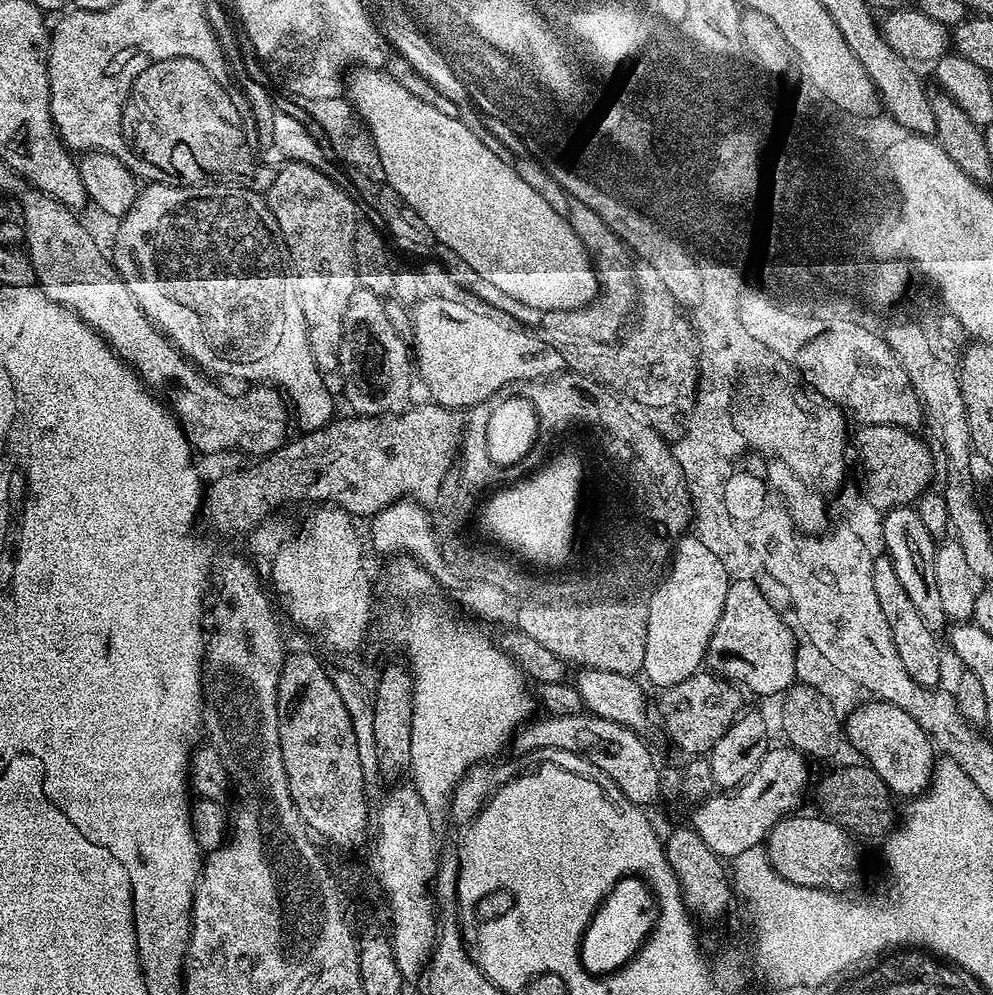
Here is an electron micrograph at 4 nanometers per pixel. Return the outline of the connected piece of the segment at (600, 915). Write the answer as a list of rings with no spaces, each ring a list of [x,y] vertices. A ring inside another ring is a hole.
[[[637,879],[624,881],[606,898],[591,919],[590,931],[581,951],[586,970],[601,976],[611,975],[617,969],[623,968],[640,951],[641,945],[655,928],[657,917],[656,905],[648,899],[644,885]]]

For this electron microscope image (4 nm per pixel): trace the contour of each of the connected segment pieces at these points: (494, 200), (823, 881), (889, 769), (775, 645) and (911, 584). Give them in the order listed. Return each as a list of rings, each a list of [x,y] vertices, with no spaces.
[[[361,67],[359,70],[353,71],[352,74],[352,81],[349,84],[347,81],[346,84],[346,96],[348,92],[349,97],[347,96],[347,99],[350,101],[351,107],[357,117],[363,120],[364,127],[367,128],[369,136],[372,137],[372,145],[378,150],[378,158],[382,162],[382,170],[384,171],[384,180],[397,192],[405,204],[412,207],[417,212],[418,217],[422,218],[422,222],[432,232],[431,239],[433,241],[445,244],[458,259],[464,260],[465,266],[472,271],[473,277],[489,281],[491,285],[495,285],[497,290],[502,290],[510,298],[524,302],[527,306],[534,306],[542,313],[546,311],[584,310],[589,307],[598,295],[598,281],[592,257],[584,249],[584,243],[580,241],[578,234],[574,234],[570,222],[566,222],[566,218],[562,218],[562,214],[558,210],[554,210],[542,198],[542,195],[538,194],[538,191],[534,190],[529,183],[524,182],[509,161],[499,157],[487,143],[483,144],[458,117],[451,116],[453,114],[451,111],[444,108],[435,109],[429,103],[422,102],[422,99],[416,98],[405,87],[400,86],[395,81],[394,76],[387,71]]]
[[[800,815],[784,816],[770,830],[766,847],[773,870],[798,886],[843,893],[856,880],[856,867],[860,864],[857,841],[846,829],[838,827],[823,815]]]
[[[872,698],[867,702],[869,704],[861,703],[846,716],[847,743],[852,743],[864,755],[861,756],[863,763],[869,764],[874,774],[886,782],[893,797],[922,795],[931,782],[938,757],[932,739],[926,730],[922,730],[922,726],[918,726],[918,722],[914,722],[914,718],[910,718],[910,714],[906,714],[906,710],[885,700]]]
[[[732,580],[726,590],[726,606],[722,606],[722,618],[718,618],[718,626],[714,626],[714,634],[708,643],[706,657],[707,671],[722,680],[735,682],[741,689],[753,692],[756,696],[776,696],[793,687],[796,680],[795,656],[798,643],[791,623],[773,610],[759,592],[759,586],[751,580]]]
[[[915,507],[889,508],[884,516],[884,548],[888,560],[894,566],[894,571],[906,589],[910,602],[918,609],[918,615],[930,630],[937,634],[943,633],[946,619],[942,610],[941,596],[937,587],[937,577],[934,574],[934,562],[938,547],[937,537],[926,530],[922,518],[918,518]]]

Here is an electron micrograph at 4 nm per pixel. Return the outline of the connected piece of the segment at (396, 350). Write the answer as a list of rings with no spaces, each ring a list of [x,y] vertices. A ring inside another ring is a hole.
[[[356,287],[342,322],[339,375],[344,375],[344,396],[357,416],[395,416],[409,407],[414,380],[410,344],[392,325],[385,301],[374,290]]]

